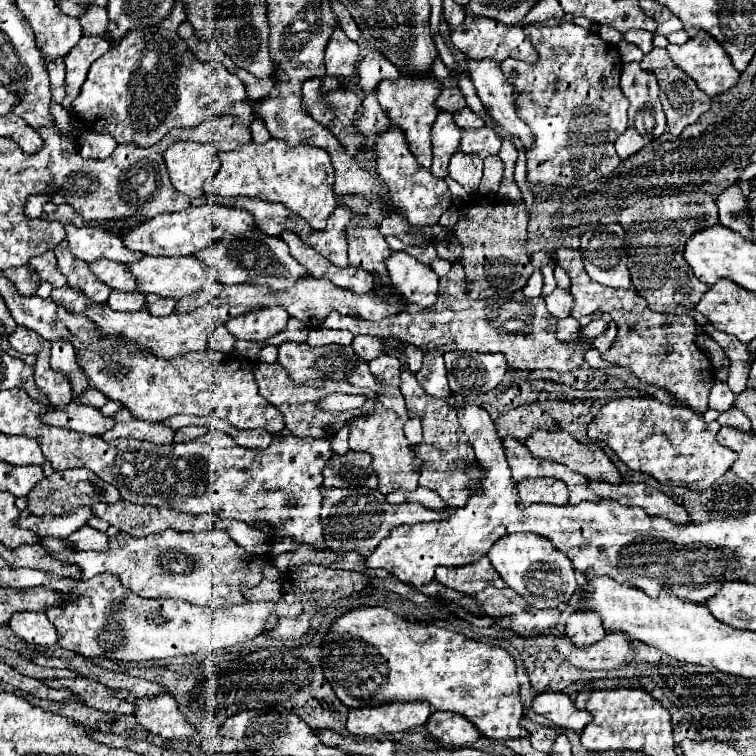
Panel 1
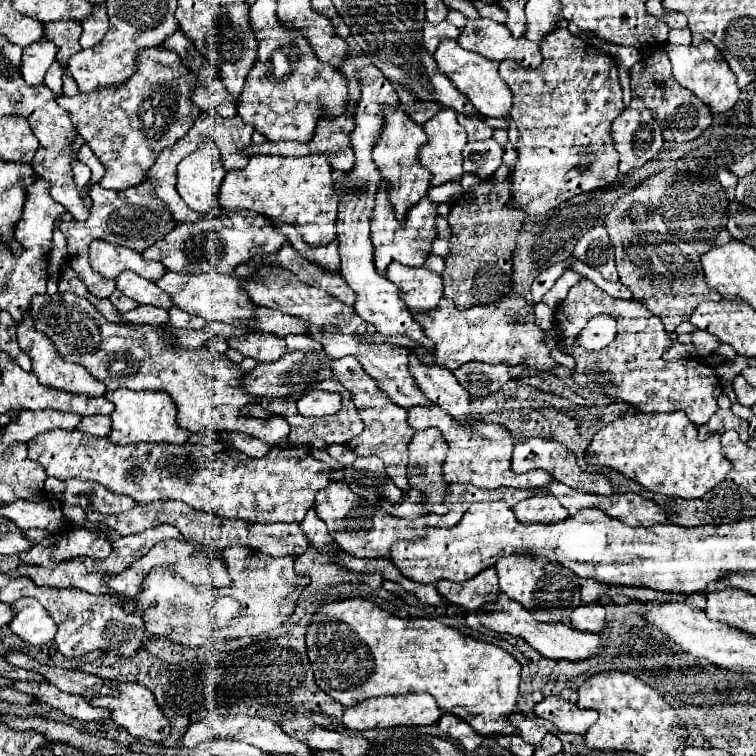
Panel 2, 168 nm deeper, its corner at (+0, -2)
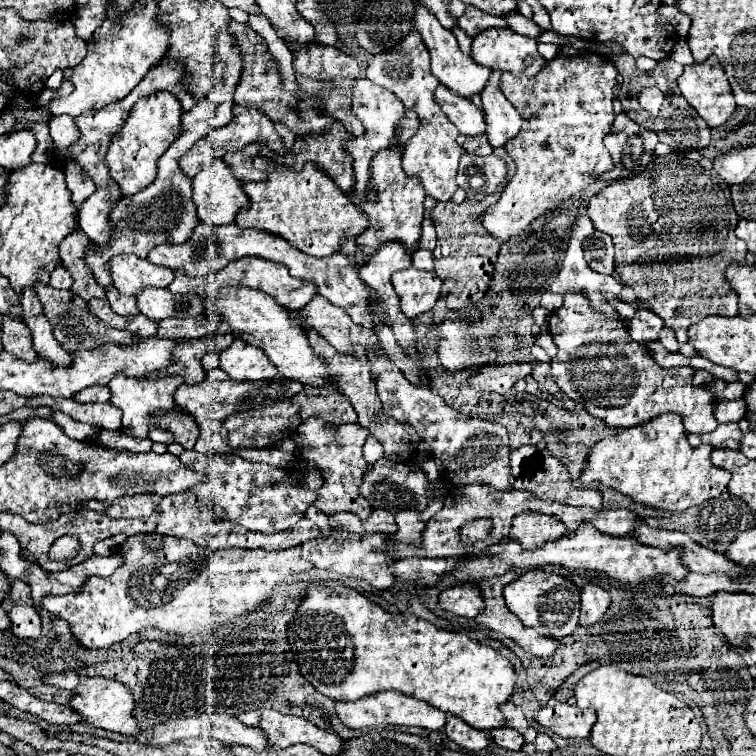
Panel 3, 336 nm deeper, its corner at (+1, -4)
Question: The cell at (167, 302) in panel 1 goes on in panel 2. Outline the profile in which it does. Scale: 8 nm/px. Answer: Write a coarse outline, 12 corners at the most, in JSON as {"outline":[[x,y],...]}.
{"outline":[[138,306],[120,314],[128,324],[166,324],[168,312]]}

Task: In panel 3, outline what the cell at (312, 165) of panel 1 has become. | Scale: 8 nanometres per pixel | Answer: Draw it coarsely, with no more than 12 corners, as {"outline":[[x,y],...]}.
{"outline":[[267,156],[235,224],[311,256],[359,236],[367,214],[315,164]]}

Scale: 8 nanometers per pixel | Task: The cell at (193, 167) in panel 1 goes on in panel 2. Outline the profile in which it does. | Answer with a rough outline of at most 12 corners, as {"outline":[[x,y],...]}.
{"outline":[[208,144],[178,164],[176,190],[206,216],[220,212],[224,166]]}

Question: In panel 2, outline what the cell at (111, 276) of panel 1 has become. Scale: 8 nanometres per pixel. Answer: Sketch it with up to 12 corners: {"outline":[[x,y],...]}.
{"outline":[[134,272],[116,278],[120,288],[138,304],[164,310],[174,306],[164,290]]}

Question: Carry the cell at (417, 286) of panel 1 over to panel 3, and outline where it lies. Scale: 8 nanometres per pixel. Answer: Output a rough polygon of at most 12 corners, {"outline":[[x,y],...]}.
{"outline":[[417,268],[395,272],[391,282],[409,320],[429,312],[443,280]]}

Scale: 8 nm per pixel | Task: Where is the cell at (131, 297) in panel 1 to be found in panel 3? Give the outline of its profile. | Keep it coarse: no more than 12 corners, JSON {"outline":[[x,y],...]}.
{"outline":[[113,286],[107,300],[113,312],[121,316],[139,312],[135,296],[123,296]]}

